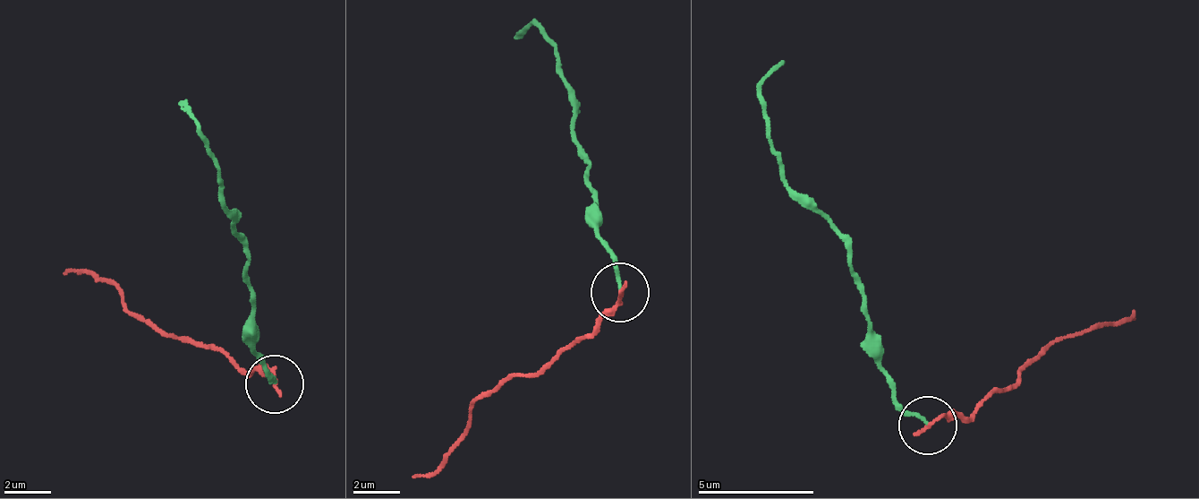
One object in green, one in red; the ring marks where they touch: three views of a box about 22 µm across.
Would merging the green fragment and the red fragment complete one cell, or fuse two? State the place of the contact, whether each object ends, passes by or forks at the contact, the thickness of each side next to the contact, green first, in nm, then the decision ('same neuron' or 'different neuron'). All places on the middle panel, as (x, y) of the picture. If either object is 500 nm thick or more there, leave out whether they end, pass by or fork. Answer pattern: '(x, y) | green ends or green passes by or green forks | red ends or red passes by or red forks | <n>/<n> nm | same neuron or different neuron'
(619, 292) | green ends | red ends | 140/180 nm | different neuron

